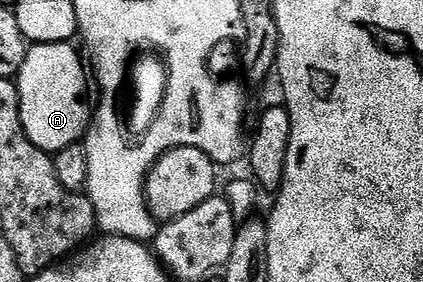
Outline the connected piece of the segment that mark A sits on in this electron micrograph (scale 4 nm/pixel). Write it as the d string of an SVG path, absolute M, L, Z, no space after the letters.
M71 43L32 44L18 73L22 126L26 130L30 142L34 142L34 146L38 146L49 154L54 154L71 144L81 143L92 118L93 109L90 107L90 96L88 100L90 76L86 71L86 64L81 53L79 51L76 53L72 47Z

